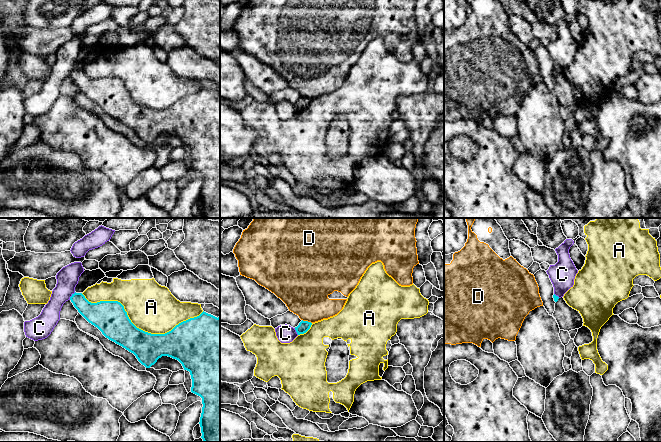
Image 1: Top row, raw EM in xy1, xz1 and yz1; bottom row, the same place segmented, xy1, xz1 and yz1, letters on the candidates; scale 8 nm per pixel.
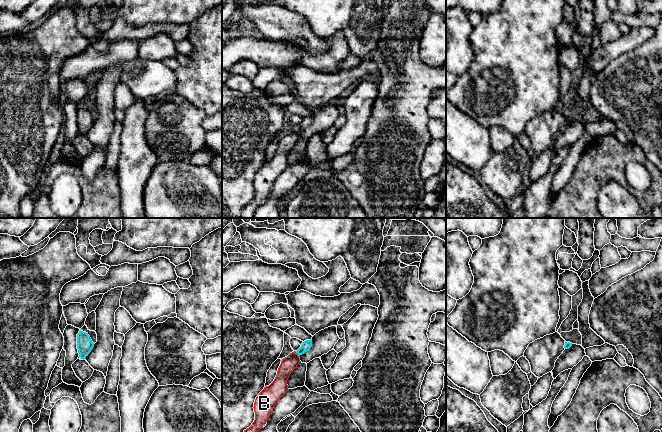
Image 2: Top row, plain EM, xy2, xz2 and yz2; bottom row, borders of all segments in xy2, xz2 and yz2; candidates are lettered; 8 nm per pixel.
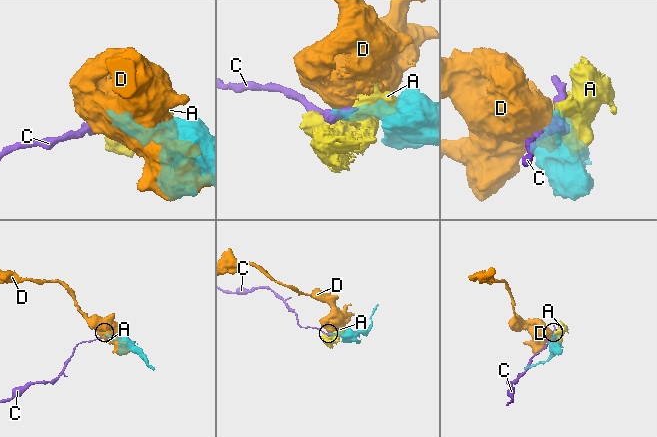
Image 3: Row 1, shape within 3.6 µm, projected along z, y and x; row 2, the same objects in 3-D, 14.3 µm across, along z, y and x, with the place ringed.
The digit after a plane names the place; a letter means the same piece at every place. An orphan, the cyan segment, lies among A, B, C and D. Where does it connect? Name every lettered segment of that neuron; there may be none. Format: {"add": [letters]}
{"add": []}

